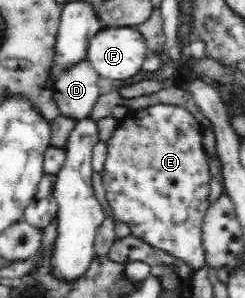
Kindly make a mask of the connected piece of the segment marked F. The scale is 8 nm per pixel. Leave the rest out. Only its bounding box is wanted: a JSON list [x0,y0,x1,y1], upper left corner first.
[87,27,149,80]

